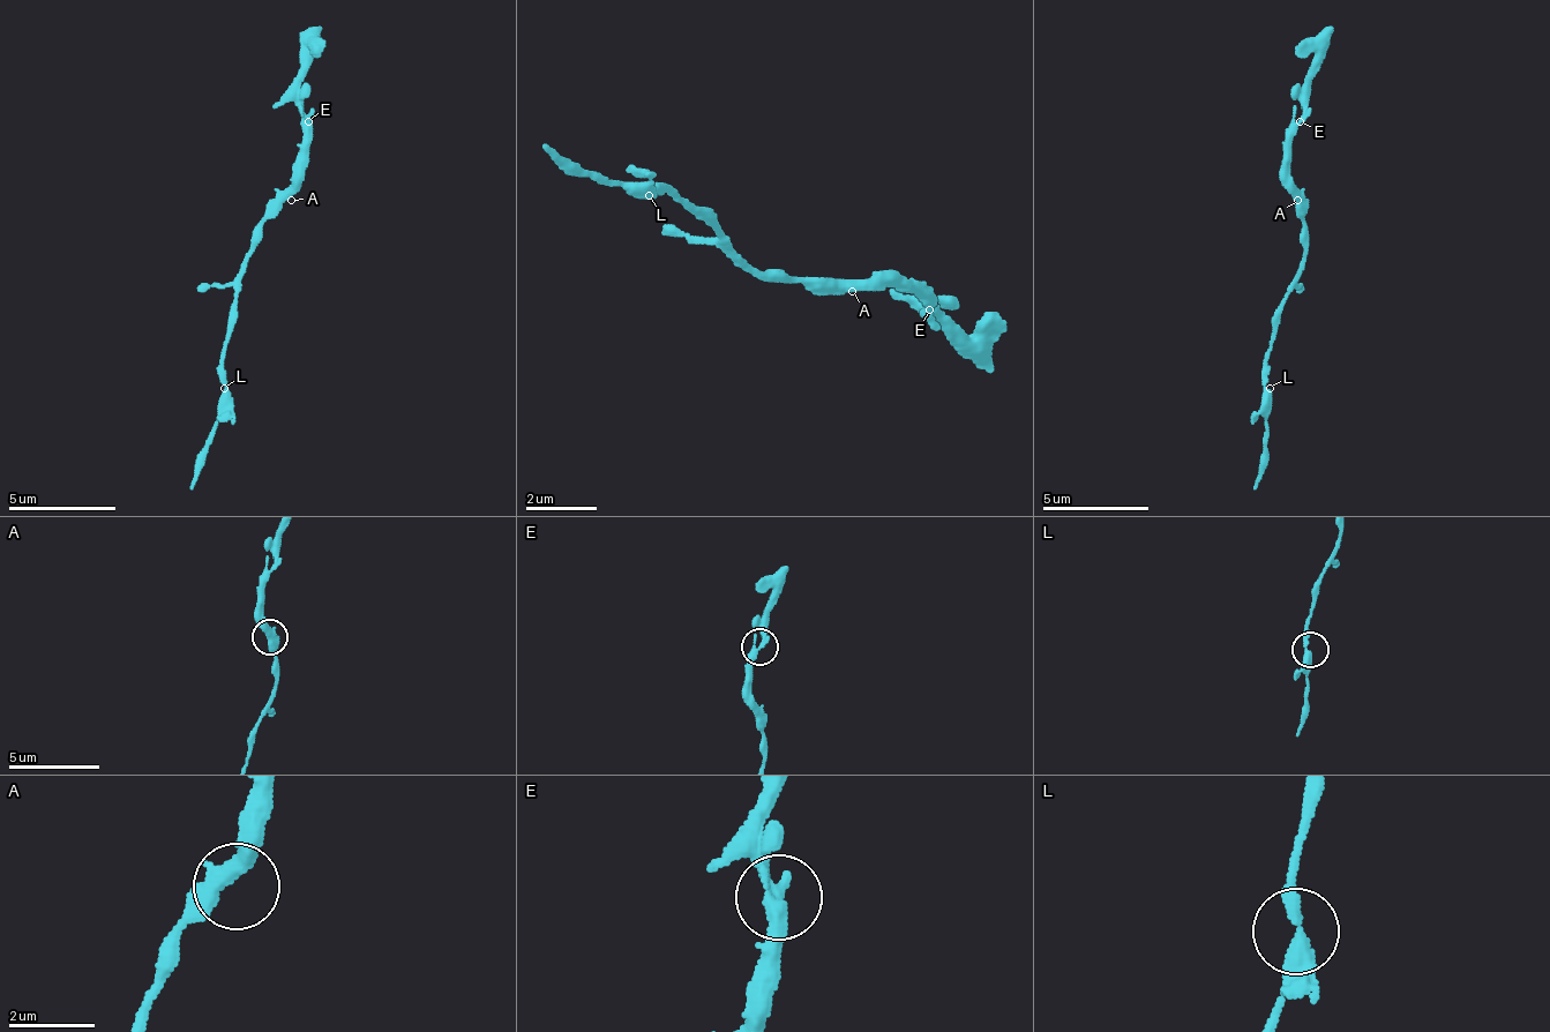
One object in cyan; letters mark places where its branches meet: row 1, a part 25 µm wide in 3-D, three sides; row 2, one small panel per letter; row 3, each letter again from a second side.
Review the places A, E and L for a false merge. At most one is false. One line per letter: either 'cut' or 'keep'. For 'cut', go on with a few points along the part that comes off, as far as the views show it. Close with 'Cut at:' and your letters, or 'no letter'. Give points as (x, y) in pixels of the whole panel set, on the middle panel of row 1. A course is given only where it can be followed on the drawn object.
A: keep
E: cut | (933, 312), (946, 314), (988, 368)
L: keep
Cut at: E

